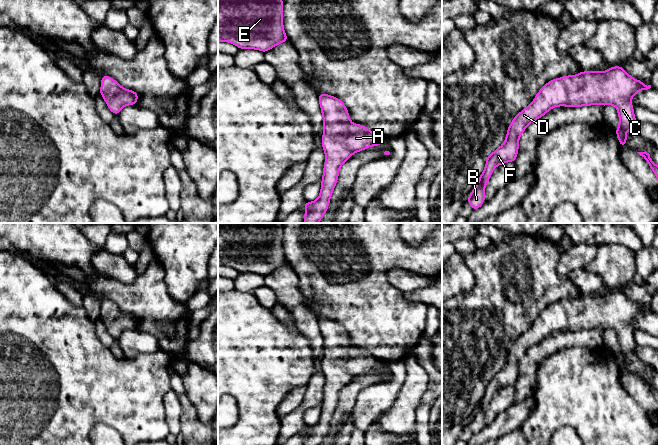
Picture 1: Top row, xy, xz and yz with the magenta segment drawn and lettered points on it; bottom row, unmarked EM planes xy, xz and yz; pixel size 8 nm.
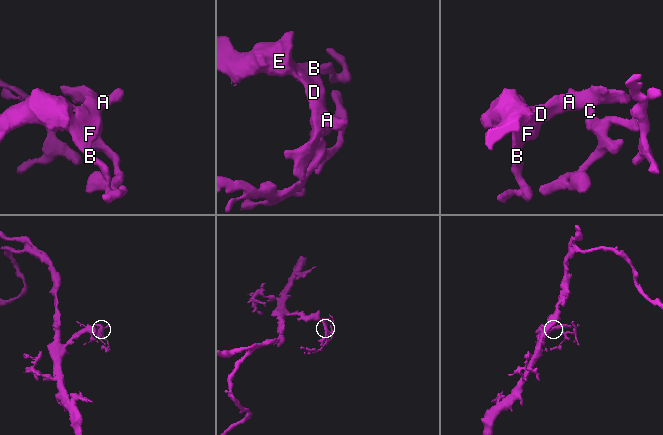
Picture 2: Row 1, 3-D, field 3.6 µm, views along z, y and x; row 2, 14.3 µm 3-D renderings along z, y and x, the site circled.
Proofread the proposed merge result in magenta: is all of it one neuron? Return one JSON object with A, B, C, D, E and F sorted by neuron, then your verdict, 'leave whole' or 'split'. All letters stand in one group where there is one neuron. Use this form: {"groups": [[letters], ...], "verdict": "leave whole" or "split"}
{"groups": [["A", "B", "C", "D", "E", "F"]], "verdict": "leave whole"}

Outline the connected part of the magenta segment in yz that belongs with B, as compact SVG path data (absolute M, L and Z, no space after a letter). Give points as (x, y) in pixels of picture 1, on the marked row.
M621 65L609 67L605 72L581 71L577 75L555 78L546 83L536 94L534 101L519 112L507 128L506 139L493 153L487 155L486 166L478 183L467 197L473 210L479 209L485 201L485 186L496 166L515 162L519 149L520 135L526 127L553 107L578 108L600 104L614 105L618 111L619 126L615 132L620 147L627 143L626 132L636 130L636 119L631 99L640 90L650 89L642 81L631 77Z

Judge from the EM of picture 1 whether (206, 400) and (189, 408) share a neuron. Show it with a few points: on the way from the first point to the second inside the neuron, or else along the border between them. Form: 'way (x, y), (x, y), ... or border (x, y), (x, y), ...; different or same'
border (185, 394), (194, 406), (197, 417), (207, 425); different

